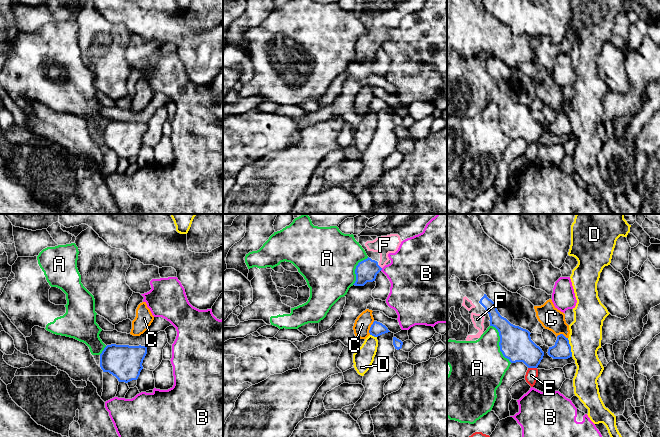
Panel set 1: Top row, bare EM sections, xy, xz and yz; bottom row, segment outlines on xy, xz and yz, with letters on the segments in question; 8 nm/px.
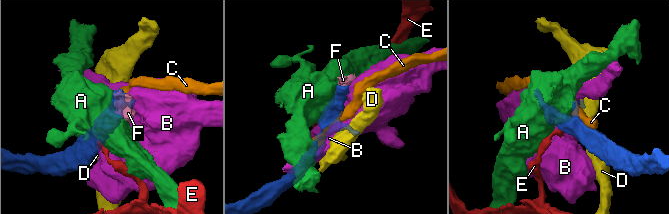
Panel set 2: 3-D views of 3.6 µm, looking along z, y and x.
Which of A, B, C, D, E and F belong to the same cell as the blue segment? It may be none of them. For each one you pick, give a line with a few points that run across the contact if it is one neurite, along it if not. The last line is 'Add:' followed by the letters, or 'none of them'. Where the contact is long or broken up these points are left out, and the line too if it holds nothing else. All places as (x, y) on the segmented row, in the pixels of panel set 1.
Add: F

